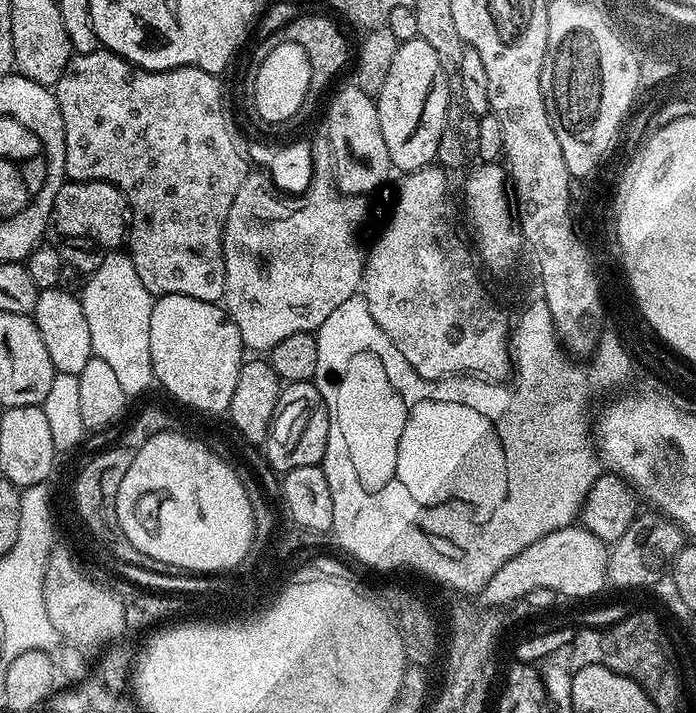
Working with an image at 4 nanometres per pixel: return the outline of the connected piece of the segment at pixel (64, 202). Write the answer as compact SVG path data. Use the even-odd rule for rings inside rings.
M73 180L58 190L52 207L52 224L61 232L61 237L77 236L90 238L105 250L116 250L127 241L130 231L128 198L105 180Z

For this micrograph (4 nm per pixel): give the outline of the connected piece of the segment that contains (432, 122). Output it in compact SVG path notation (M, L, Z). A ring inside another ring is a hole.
M419 38L401 42L375 101L392 168L407 174L429 167L436 158L448 105L448 76L434 46Z

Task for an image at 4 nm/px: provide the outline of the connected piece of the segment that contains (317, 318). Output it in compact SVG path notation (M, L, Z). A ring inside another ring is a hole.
M320 134L320 137L314 140L312 154L312 181L308 188L299 194L289 194L277 189L267 171L249 171L247 178L242 182L242 186L234 198L234 206L230 206L230 214L224 223L224 298L222 304L229 318L234 322L234 326L238 326L238 334L242 338L245 349L252 351L253 348L256 351L253 353L256 354L267 353L274 346L278 346L278 342L282 342L282 338L290 338L290 334L298 334L299 332L315 333L322 326L322 322L326 322L326 318L330 318L330 314L334 314L334 310L338 310L338 306L342 306L342 302L346 302L346 298L357 295L361 291L364 282L366 256L362 248L360 252L360 244L356 241L358 232L352 229L353 201L343 195L336 186L336 163L332 157L332 144L328 141L327 135Z

